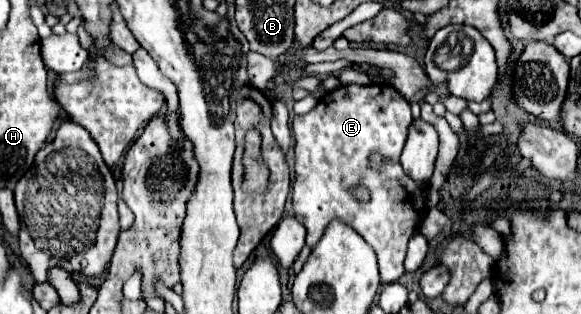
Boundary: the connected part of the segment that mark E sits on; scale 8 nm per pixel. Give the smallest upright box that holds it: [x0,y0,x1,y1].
[291,84,427,284]

